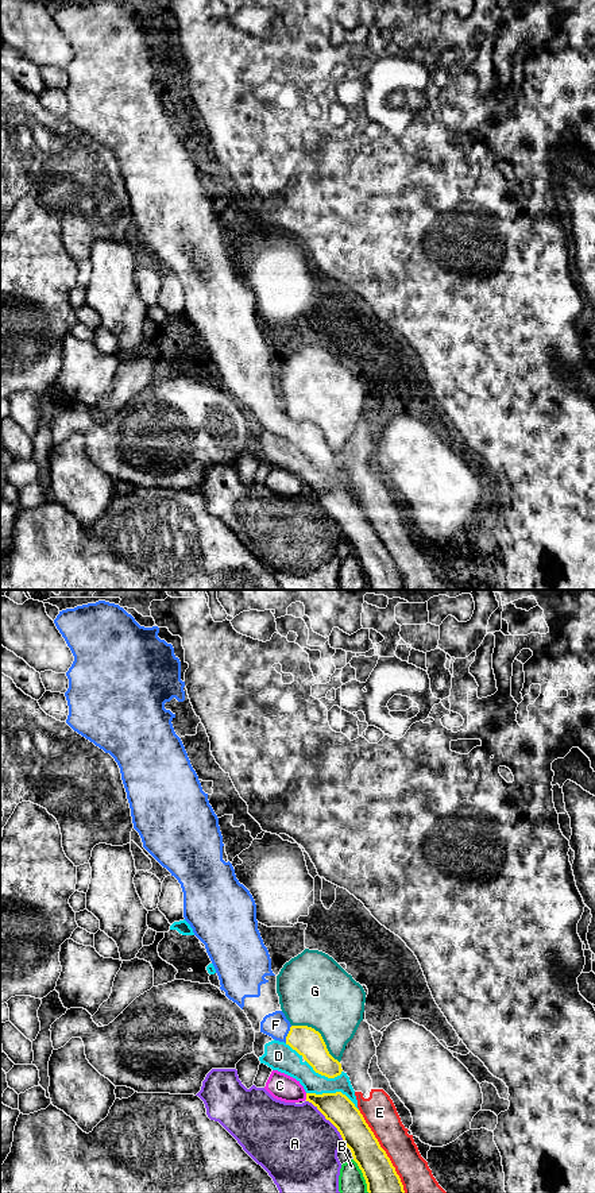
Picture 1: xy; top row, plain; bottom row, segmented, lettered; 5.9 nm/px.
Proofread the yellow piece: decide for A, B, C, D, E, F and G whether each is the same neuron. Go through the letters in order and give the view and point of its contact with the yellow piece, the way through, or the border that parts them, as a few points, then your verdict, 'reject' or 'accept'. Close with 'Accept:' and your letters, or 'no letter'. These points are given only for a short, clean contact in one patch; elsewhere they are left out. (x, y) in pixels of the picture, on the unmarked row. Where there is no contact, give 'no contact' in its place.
A: meets yellow in xy at (329, 516); reject
B: meets yellow in xy at (363, 571); border along xy (352, 555), (362, 568), (369, 589); reject
C: meets yellow in xy at (306, 491); border along xy (305, 489), (306, 494); reject
D: meets yellow in xy at (333, 489); reject
E: meets yellow in xy at (385, 547); reject
F: meets yellow in xy at (288, 429); runs through xy (308, 437), (288, 429), (275, 420); accept
G: meets yellow in xy at (320, 429); border along xy (292, 420), (313, 423), (320, 429), (327, 446), (339, 458); reject
Accept: F

